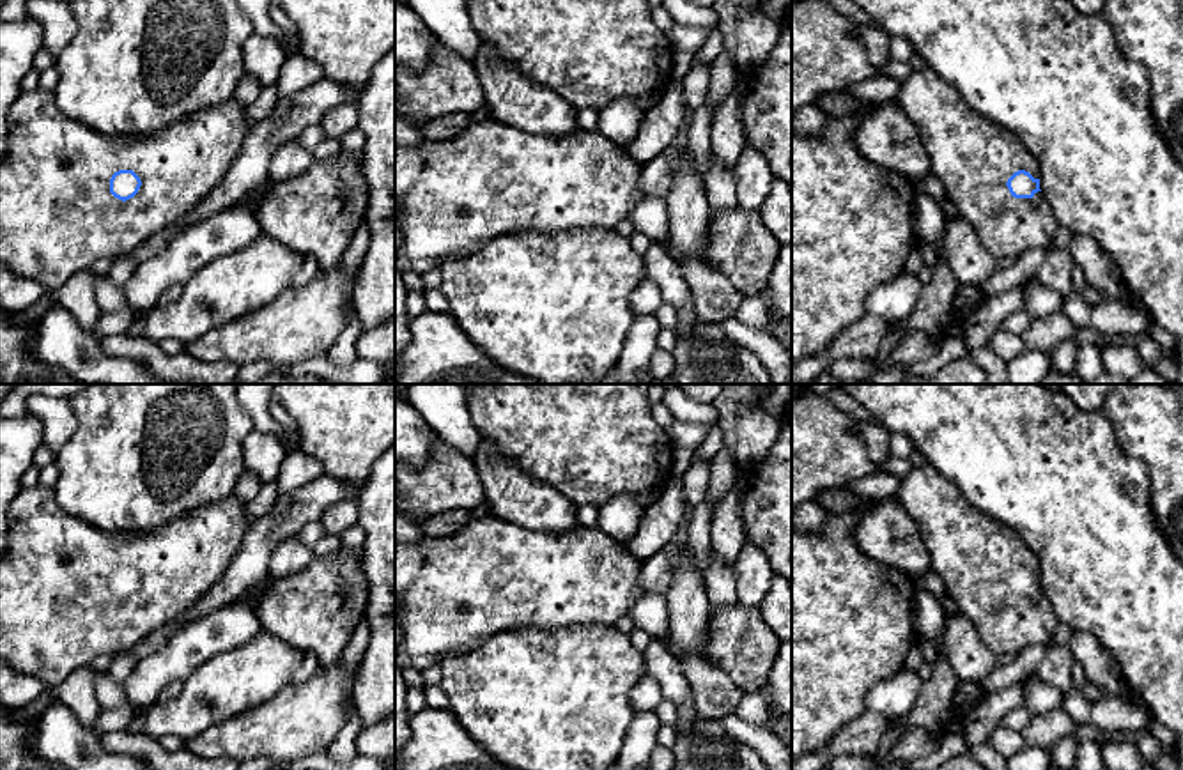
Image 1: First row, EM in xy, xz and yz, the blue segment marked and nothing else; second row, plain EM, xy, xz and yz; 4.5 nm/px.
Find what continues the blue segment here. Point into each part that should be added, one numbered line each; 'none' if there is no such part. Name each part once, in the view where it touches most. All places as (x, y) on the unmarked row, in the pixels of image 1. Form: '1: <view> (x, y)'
1: xy (57, 613)

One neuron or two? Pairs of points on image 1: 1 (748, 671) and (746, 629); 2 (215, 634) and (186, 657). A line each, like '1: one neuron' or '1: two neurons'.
1: one neuron
2: one neuron

